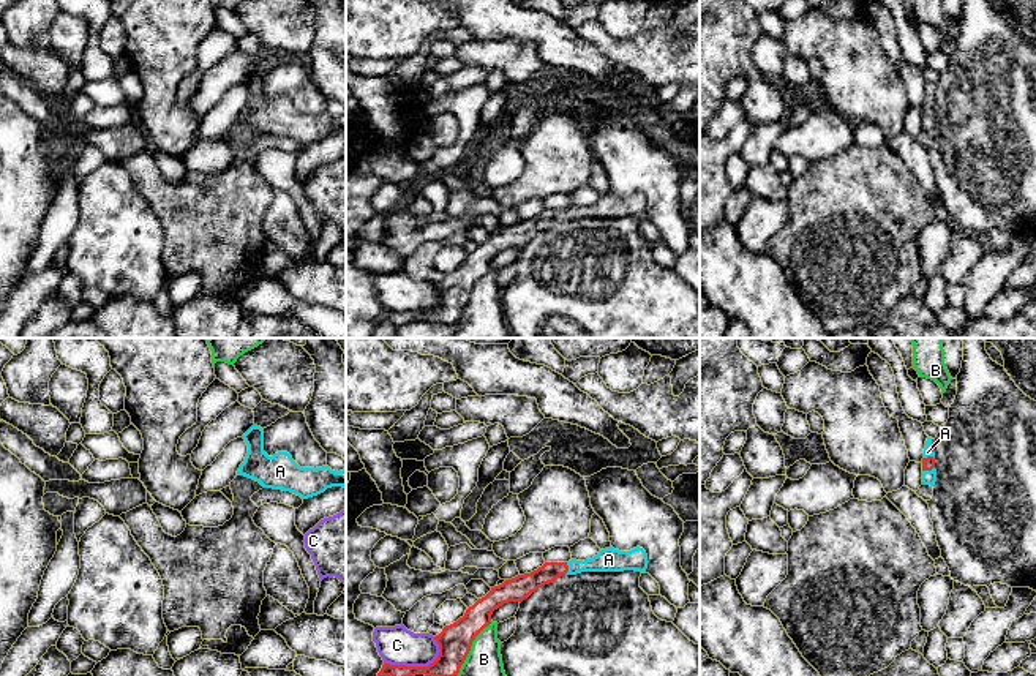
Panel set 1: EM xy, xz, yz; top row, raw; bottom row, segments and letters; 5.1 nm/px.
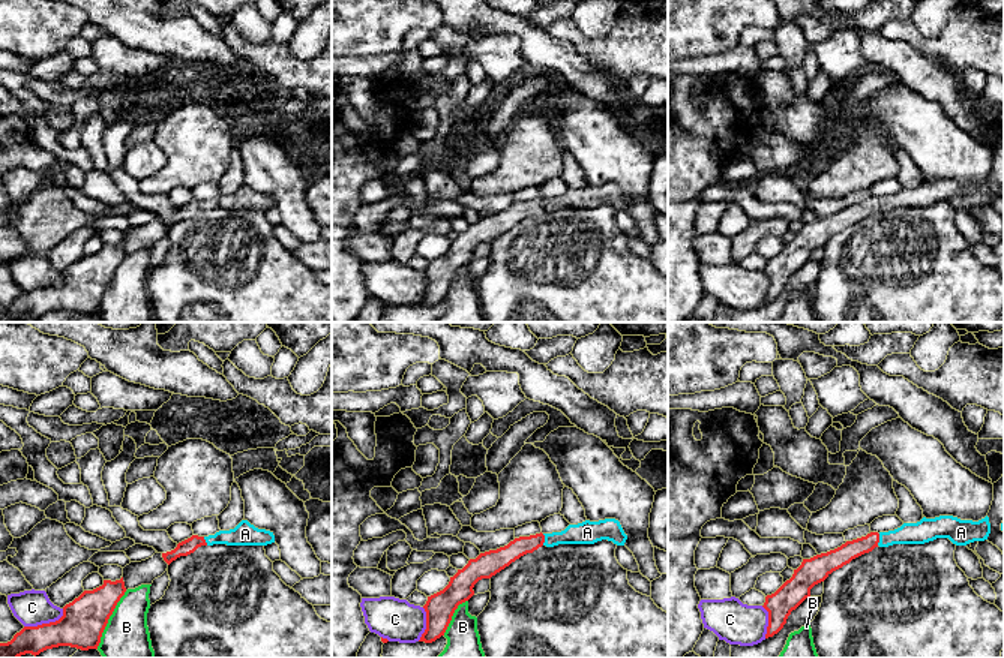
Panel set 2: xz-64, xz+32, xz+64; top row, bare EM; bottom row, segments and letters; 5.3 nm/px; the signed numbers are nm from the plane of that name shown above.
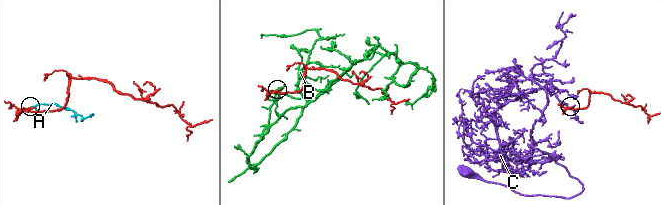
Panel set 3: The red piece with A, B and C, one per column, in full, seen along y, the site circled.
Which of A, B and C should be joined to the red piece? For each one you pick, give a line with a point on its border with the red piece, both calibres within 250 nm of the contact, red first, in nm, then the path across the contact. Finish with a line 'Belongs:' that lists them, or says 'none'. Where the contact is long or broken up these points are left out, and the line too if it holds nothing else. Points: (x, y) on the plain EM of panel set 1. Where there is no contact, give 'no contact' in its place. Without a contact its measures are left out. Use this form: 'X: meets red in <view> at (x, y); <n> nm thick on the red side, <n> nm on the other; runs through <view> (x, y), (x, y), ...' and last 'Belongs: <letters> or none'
A: meets red in yz at (927, 116); 60 nm thick on the red side, 80 nm on the other; runs through yz (927, 109), (927, 116), (929, 123)
Belongs: A

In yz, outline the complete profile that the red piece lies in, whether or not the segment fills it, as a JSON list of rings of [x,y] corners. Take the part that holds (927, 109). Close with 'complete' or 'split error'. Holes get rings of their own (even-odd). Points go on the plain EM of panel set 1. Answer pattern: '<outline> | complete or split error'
[[[927,84],[922,104],[922,130],[933,133],[937,128],[935,117],[935,85]]] | split error

